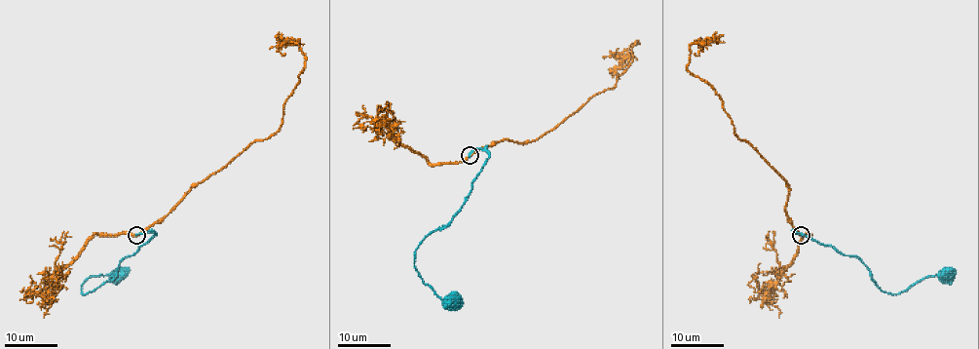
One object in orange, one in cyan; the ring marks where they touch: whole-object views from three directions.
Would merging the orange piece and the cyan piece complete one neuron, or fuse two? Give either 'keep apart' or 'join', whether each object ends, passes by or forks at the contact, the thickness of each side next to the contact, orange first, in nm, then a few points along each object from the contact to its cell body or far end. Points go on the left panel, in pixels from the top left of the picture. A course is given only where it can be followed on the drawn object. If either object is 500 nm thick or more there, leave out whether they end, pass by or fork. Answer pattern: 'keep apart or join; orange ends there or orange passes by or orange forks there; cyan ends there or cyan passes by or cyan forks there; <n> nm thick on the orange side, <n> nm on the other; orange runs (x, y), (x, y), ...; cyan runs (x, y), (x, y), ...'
keep apart; orange passes by; cyan ends there; 300 nm thick on the orange side, 200 nm on the other; orange runs (136, 235), (158, 223), (191, 187), (279, 129), (305, 57), (281, 34); cyan runs (136, 235), (155, 234), (125, 256), (110, 278), (93, 290), (81, 290), (89, 278), (130, 270)

